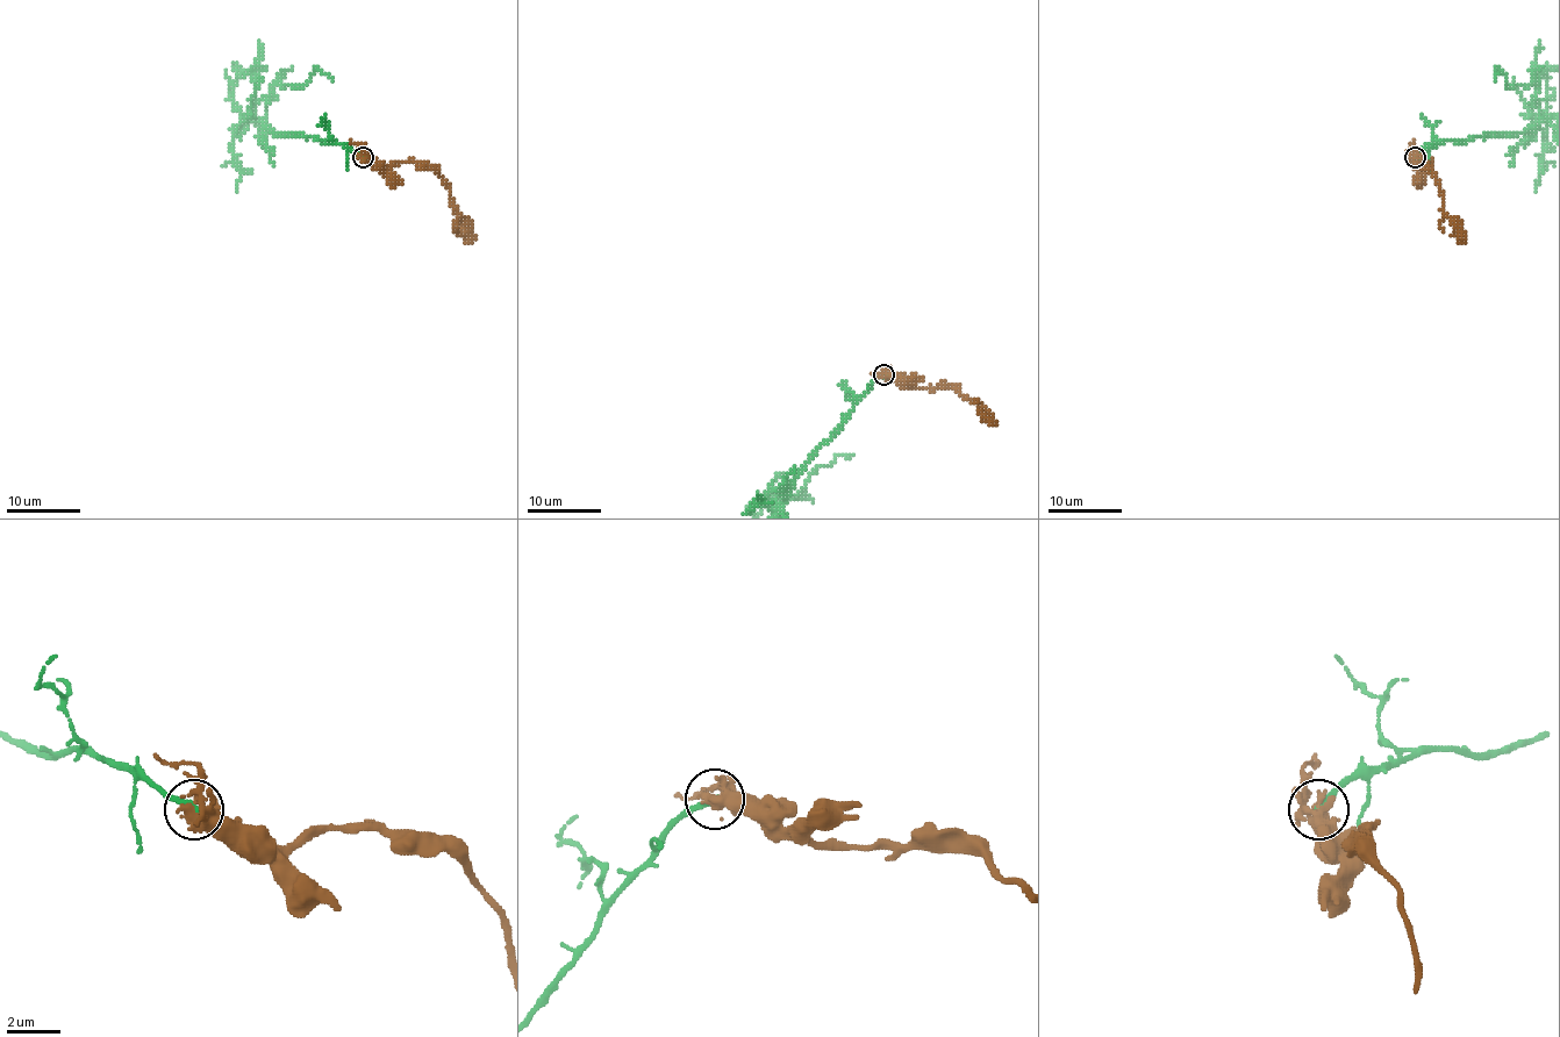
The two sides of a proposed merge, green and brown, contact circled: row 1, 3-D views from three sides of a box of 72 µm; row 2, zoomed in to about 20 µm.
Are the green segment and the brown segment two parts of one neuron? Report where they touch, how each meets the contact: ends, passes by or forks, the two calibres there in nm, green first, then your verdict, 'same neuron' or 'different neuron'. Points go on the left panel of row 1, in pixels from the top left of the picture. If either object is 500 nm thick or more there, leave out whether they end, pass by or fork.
(363, 157) | green ends | brown forks | 280/380 nm | different neuron

